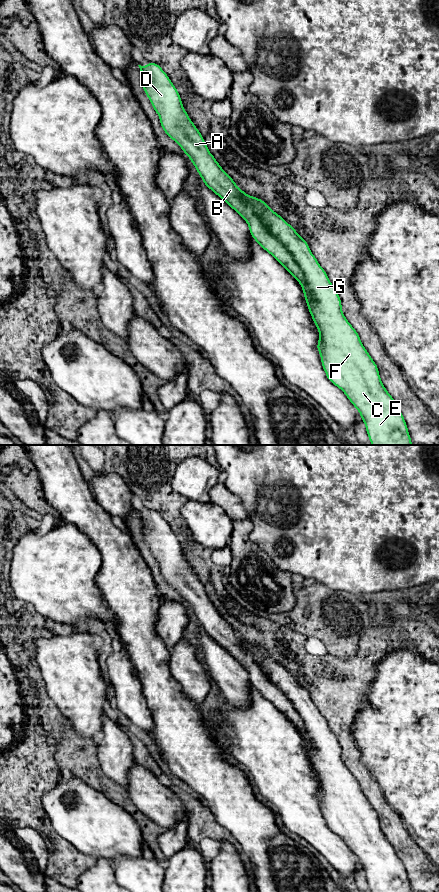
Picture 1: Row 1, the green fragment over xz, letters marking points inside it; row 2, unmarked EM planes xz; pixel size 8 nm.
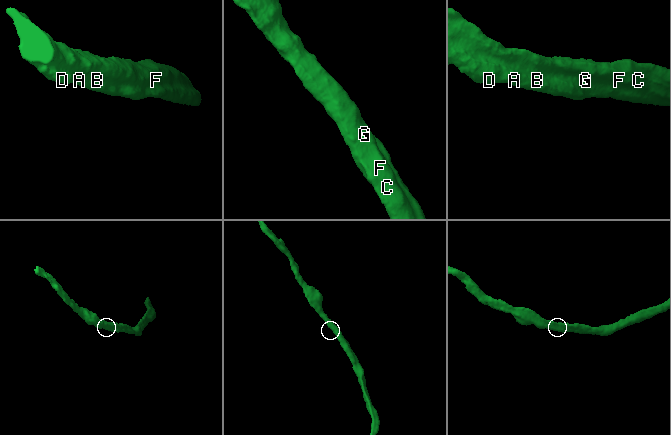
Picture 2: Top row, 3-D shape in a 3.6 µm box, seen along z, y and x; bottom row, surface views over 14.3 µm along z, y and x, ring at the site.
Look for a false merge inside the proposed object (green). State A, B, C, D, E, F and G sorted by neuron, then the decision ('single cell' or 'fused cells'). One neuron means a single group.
A B C D E F G | single cell

